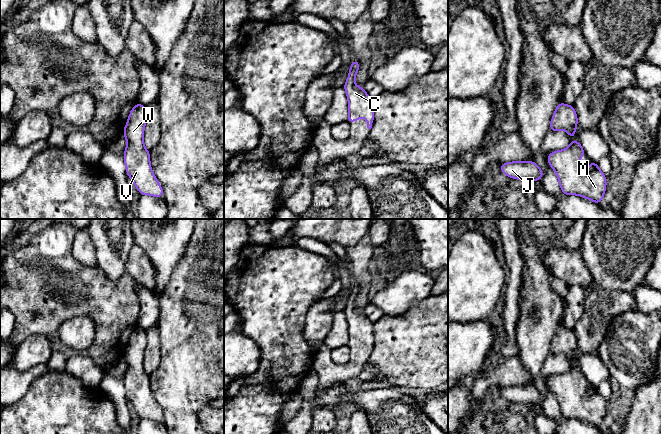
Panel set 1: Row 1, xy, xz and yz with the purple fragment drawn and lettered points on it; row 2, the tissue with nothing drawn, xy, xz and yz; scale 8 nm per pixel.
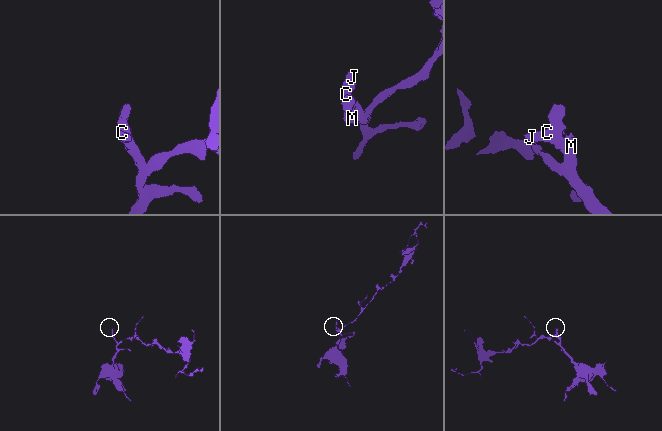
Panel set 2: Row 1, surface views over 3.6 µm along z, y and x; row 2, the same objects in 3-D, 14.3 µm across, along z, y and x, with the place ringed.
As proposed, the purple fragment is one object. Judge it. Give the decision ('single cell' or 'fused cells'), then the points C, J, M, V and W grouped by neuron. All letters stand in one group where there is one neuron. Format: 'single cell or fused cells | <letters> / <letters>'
single cell | C J M V W

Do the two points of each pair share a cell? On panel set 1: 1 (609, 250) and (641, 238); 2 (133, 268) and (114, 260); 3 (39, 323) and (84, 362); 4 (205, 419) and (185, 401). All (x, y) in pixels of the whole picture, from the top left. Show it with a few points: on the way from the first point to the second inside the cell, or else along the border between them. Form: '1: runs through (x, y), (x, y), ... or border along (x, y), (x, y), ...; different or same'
1: runs through (617, 245), (624, 238), (633, 238); same
2: border along (134, 244), (126, 271), (118, 279), (108, 278); different
3: border along (67, 358), (73, 355), (87, 355), (96, 365); different
4: border along (208, 405), (200, 410), (199, 423); different

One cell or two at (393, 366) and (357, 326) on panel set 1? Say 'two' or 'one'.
two

